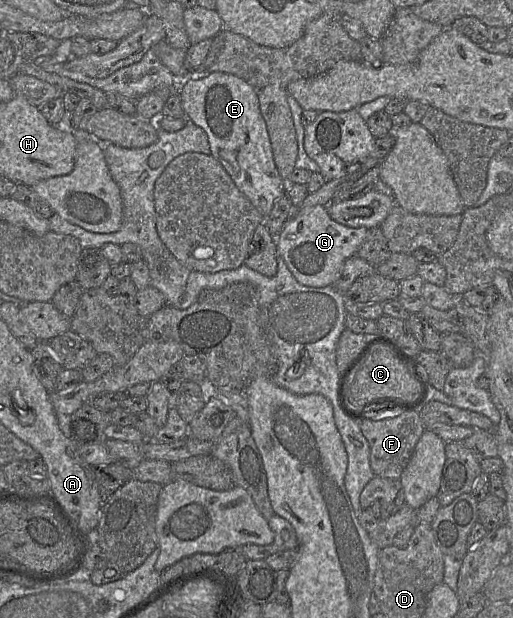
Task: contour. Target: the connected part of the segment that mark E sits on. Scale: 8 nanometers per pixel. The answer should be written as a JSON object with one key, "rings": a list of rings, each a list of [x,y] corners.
{"rings":[[[192,72],[187,78],[180,81],[174,93],[178,93],[182,100],[186,119],[190,119],[206,132],[211,155],[222,164],[238,189],[266,219],[270,215],[275,201],[286,195],[286,182],[279,174],[274,161],[266,122],[260,111],[258,90],[242,78],[224,72],[204,74]]]}

